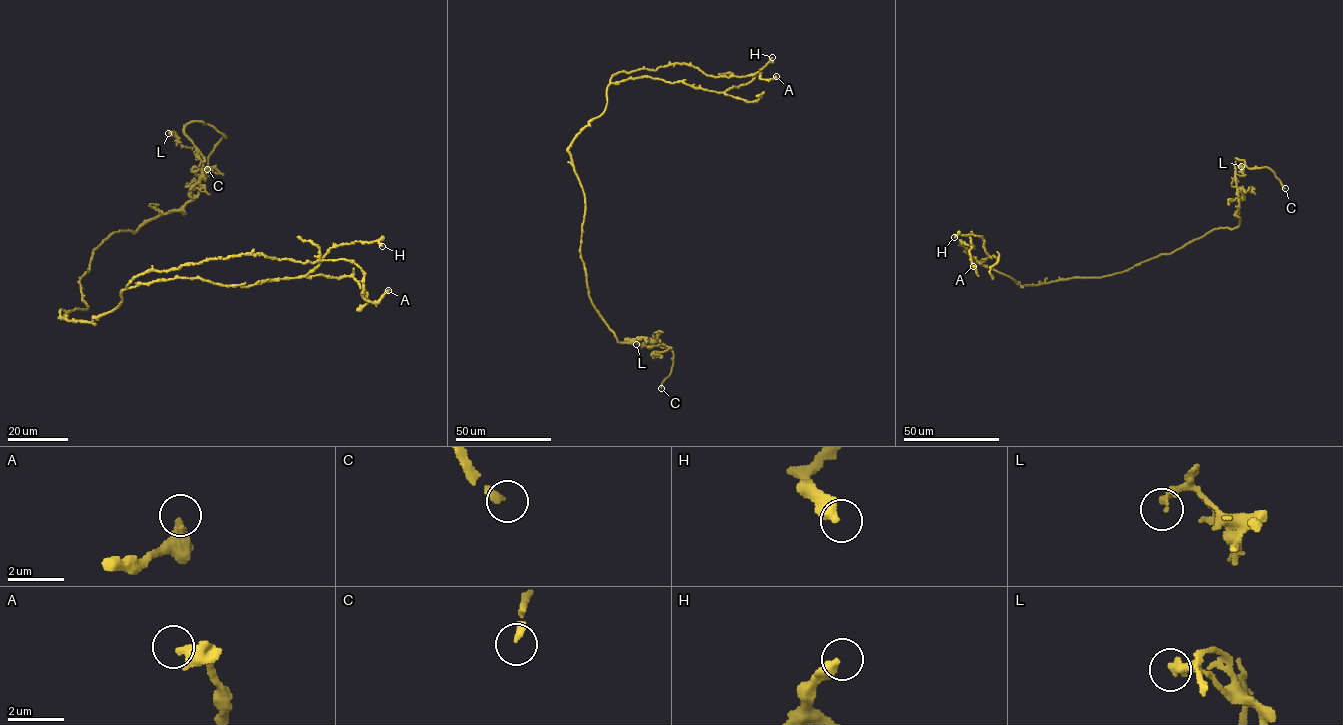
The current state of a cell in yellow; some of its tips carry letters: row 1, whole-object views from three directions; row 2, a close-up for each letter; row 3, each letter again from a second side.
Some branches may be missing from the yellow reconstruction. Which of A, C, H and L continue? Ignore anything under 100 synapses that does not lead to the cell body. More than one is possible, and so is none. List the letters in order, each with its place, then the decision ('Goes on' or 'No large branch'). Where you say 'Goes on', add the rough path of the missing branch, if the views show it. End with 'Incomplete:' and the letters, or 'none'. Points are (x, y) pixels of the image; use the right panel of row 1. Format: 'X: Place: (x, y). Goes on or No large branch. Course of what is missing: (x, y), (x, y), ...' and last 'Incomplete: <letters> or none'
A: Place: (973, 266). No large branch
C: Place: (1285, 188). Goes on
H: Place: (954, 237). No large branch
L: Place: (1241, 166). No large branch
Incomplete: C

